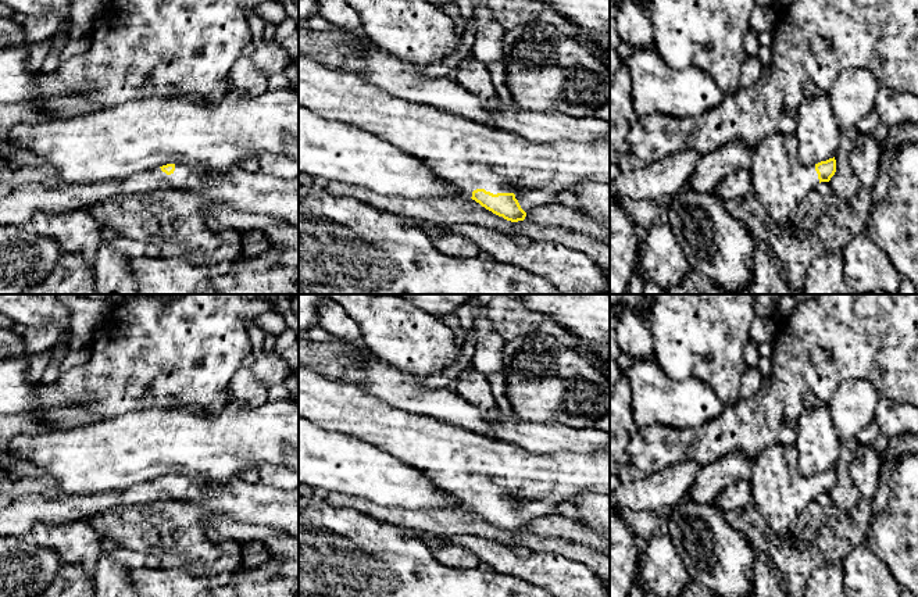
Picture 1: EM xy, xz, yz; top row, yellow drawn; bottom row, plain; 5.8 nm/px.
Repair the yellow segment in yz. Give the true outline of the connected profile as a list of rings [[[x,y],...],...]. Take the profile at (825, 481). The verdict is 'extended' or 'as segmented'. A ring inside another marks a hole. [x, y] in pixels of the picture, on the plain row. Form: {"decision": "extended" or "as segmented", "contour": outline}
{"decision": "extended", "contour": [[[778,443],[754,457],[749,479],[751,503],[776,536],[790,532],[806,507],[821,493],[829,493],[835,483],[835,468],[803,476],[797,468],[797,450]]]}

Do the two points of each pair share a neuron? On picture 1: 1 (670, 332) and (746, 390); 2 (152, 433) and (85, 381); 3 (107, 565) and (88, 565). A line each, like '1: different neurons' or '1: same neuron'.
1: different neurons
2: different neurons
3: different neurons

